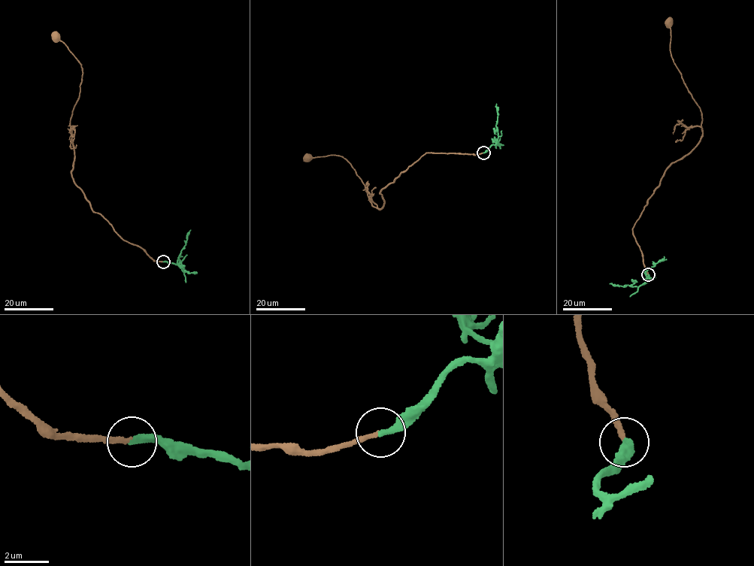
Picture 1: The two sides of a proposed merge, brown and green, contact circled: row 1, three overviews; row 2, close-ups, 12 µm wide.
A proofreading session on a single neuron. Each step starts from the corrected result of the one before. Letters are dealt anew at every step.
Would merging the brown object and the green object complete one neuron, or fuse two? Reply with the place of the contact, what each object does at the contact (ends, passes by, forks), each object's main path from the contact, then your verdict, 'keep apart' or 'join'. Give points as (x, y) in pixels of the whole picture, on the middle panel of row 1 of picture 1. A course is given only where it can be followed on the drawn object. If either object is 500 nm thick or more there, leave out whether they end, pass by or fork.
(483, 152) | brown ends | green ends | brown via (483, 152), (428, 152), (384, 187), (380, 209), (371, 205), (362, 182), (343, 157), (332, 154), (307, 158) | green via (483, 152), (497, 140), (496, 104) | join

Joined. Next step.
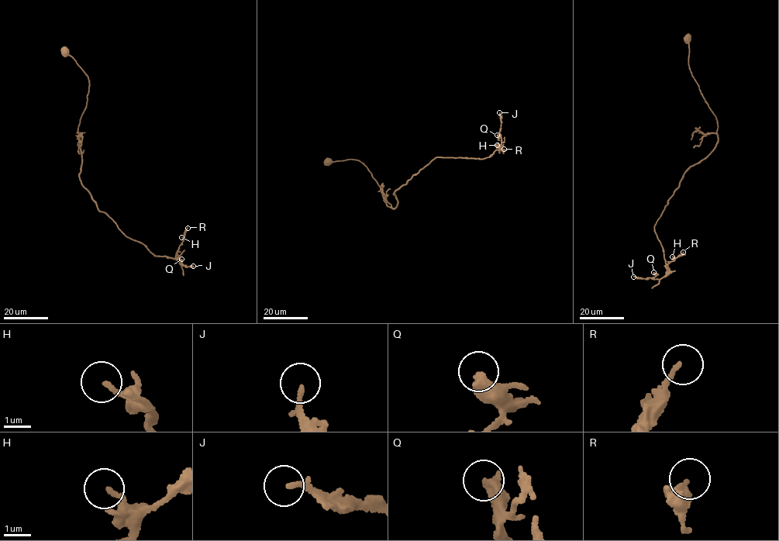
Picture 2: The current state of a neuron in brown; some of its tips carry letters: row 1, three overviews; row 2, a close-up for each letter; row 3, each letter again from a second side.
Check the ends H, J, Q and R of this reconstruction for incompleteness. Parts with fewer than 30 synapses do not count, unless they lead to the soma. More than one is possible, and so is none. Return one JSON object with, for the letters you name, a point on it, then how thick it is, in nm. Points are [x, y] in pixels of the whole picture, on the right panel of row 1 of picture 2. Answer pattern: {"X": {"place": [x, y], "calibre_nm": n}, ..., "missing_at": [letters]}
{"missing_at": []}

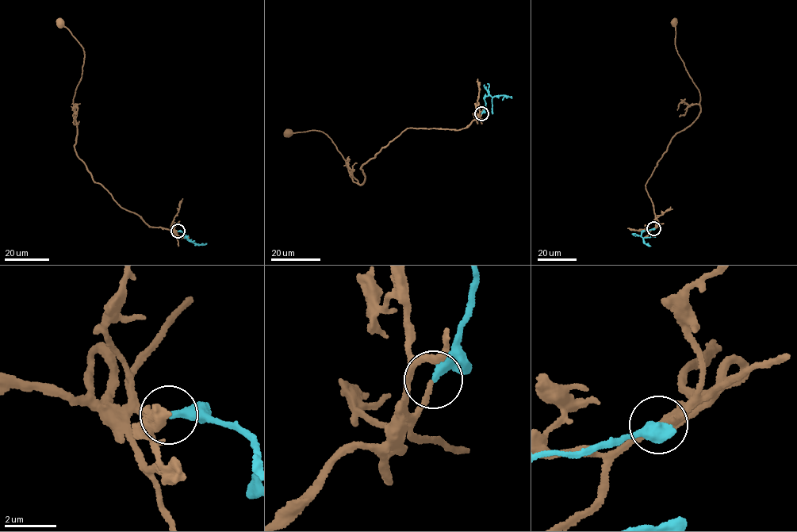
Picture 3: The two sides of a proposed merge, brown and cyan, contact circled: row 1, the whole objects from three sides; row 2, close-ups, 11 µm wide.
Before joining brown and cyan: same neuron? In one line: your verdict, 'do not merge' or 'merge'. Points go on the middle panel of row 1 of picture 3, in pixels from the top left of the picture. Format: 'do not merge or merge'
merge

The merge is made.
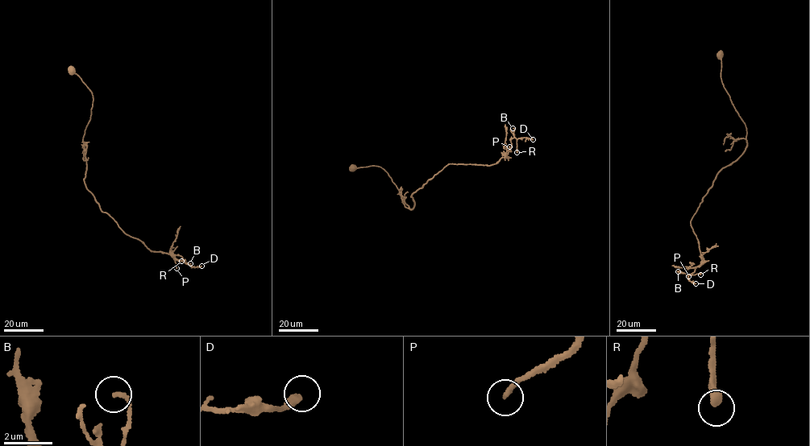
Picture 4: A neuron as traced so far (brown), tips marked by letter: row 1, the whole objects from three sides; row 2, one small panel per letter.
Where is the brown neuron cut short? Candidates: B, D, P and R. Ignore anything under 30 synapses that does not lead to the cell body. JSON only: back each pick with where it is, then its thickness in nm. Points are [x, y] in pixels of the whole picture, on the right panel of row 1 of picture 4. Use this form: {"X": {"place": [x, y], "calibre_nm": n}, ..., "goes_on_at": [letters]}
{"P": {"place": [688, 276], "calibre_nm": 220}, "goes_on_at": ["P"]}

